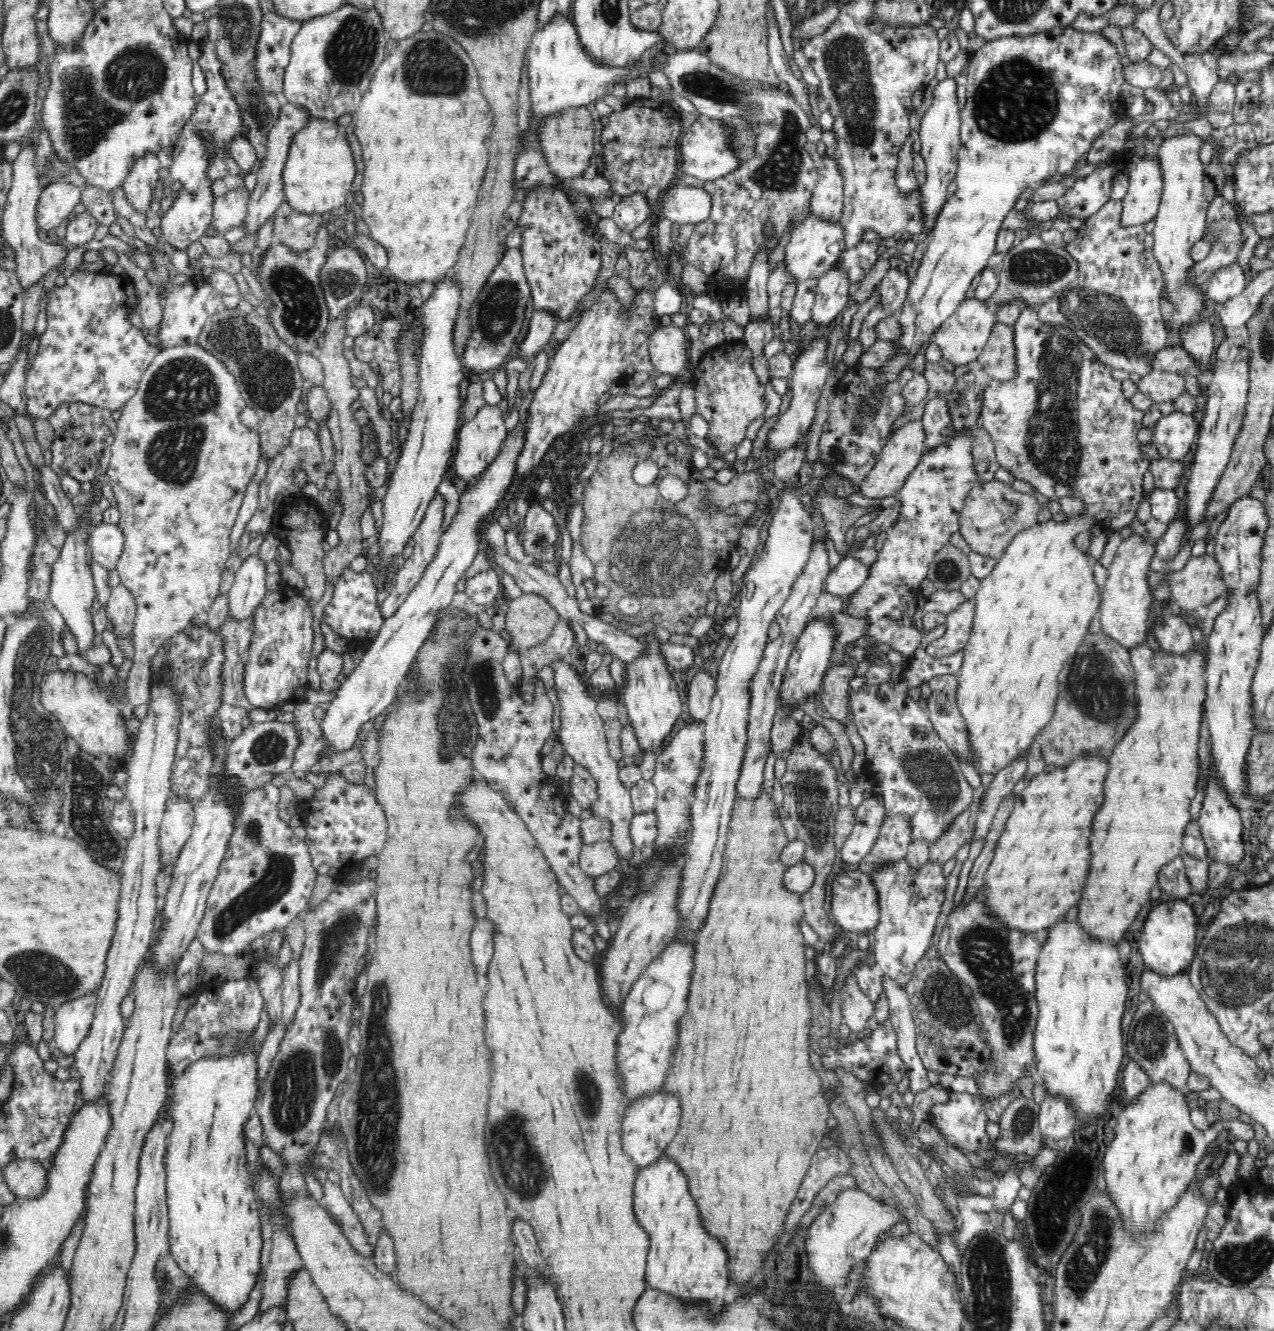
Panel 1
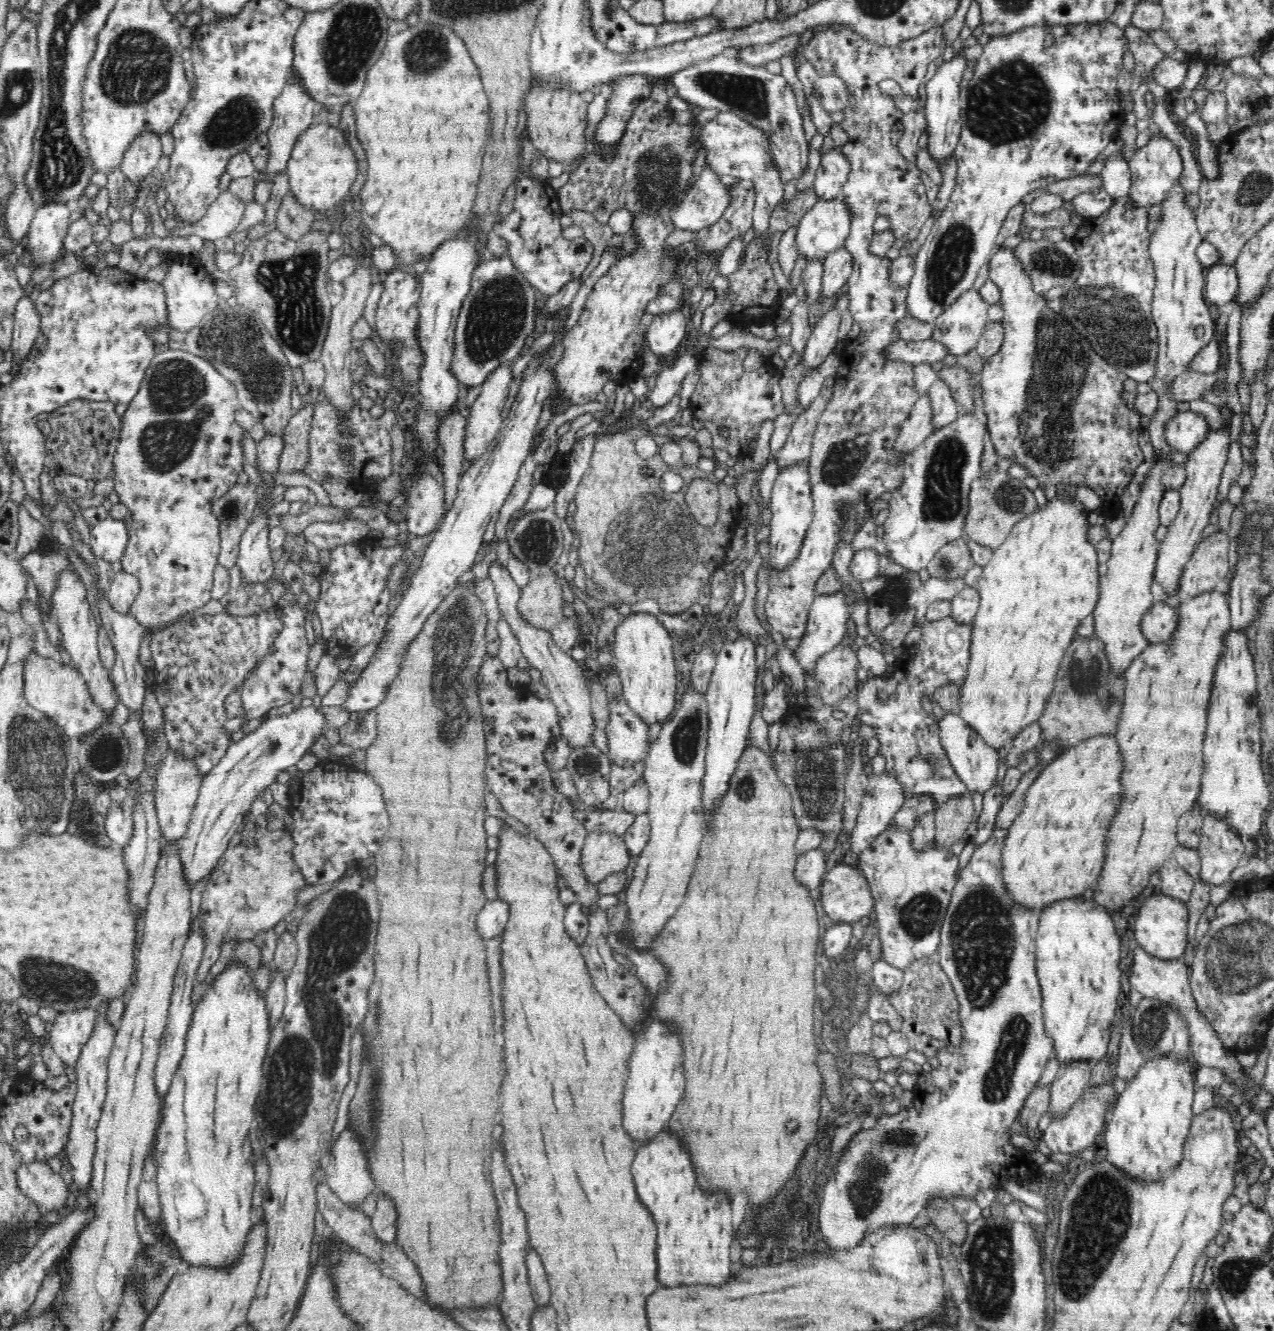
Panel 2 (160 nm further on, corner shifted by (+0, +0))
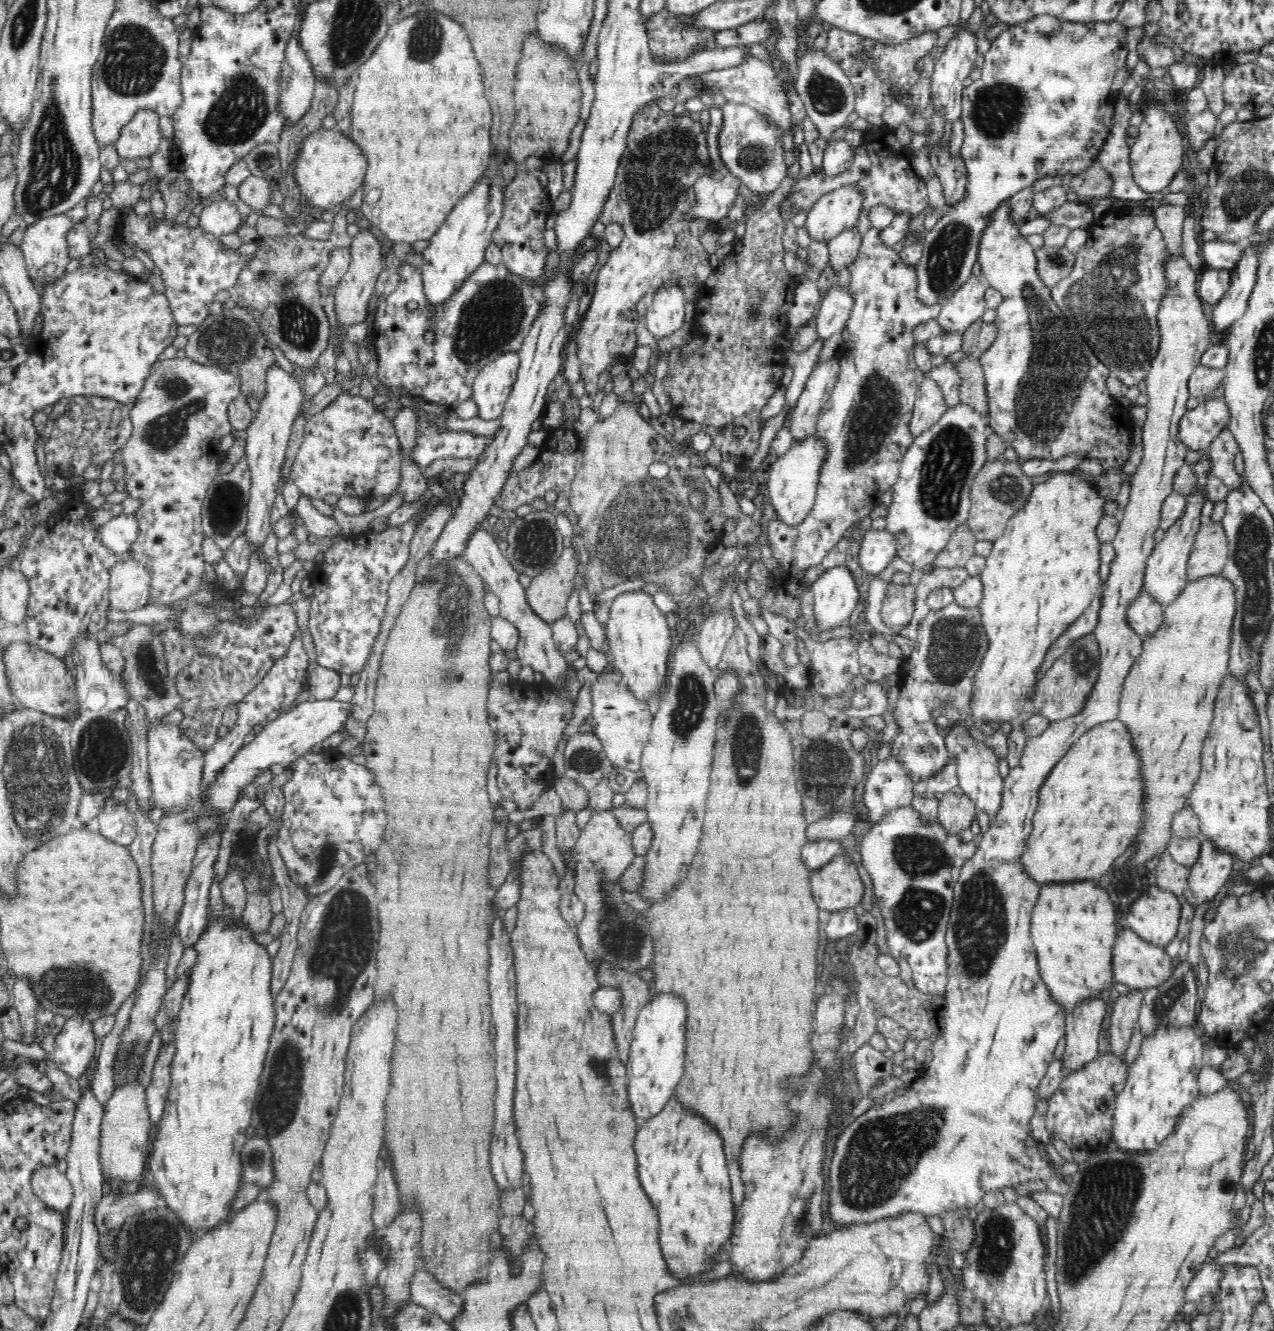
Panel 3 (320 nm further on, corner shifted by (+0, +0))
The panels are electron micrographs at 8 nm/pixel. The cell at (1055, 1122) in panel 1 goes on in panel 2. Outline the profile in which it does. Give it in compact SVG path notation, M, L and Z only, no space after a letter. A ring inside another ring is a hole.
M1088 1062L1062 1064L1051 1084L1051 1118L1063 1117L1089 1086L1091 1067Z

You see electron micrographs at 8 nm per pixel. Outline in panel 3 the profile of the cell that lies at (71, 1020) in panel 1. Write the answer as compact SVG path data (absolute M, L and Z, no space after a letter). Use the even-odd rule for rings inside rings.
M88 1016L67 1018L62 1031L56 1036L53 1062L58 1069L74 1079L87 1074L90 1062L97 1056L99 1041L94 1037L93 1020Z

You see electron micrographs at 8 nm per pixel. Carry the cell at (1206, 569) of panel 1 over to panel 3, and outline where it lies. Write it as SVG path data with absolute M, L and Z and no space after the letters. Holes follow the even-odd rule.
M1202 521L1198 529L1187 568L1189 582L1204 576L1216 576L1223 572L1227 562L1228 540L1221 522Z

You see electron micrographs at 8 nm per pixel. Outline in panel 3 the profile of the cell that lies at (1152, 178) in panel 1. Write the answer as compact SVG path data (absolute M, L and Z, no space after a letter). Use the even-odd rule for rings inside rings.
M1152 91L1147 107L1143 110L1143 122L1140 124L1140 134L1136 136L1134 146L1130 148L1129 163L1133 172L1133 179L1137 185L1146 193L1155 193L1167 190L1170 181L1174 178L1182 165L1184 149L1183 134L1176 128L1176 122L1172 114L1168 114L1160 102L1156 100Z

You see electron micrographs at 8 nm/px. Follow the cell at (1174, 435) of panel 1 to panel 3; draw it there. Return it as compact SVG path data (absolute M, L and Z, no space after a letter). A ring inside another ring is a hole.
M1207 398L1194 409L1190 409L1178 424L1178 438L1190 450L1208 450L1210 443L1220 435L1220 432L1229 426L1230 409L1224 398Z

